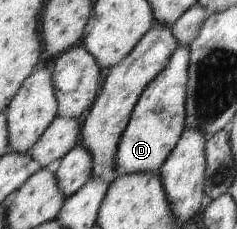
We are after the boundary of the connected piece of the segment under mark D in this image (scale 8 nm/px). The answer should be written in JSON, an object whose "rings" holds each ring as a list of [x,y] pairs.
{"rings":[[[180,45],[172,53],[166,68],[146,85],[118,143],[115,156],[115,169],[118,174],[154,173],[158,175],[162,163],[174,150],[185,129],[185,92],[189,60],[189,46]]]}

